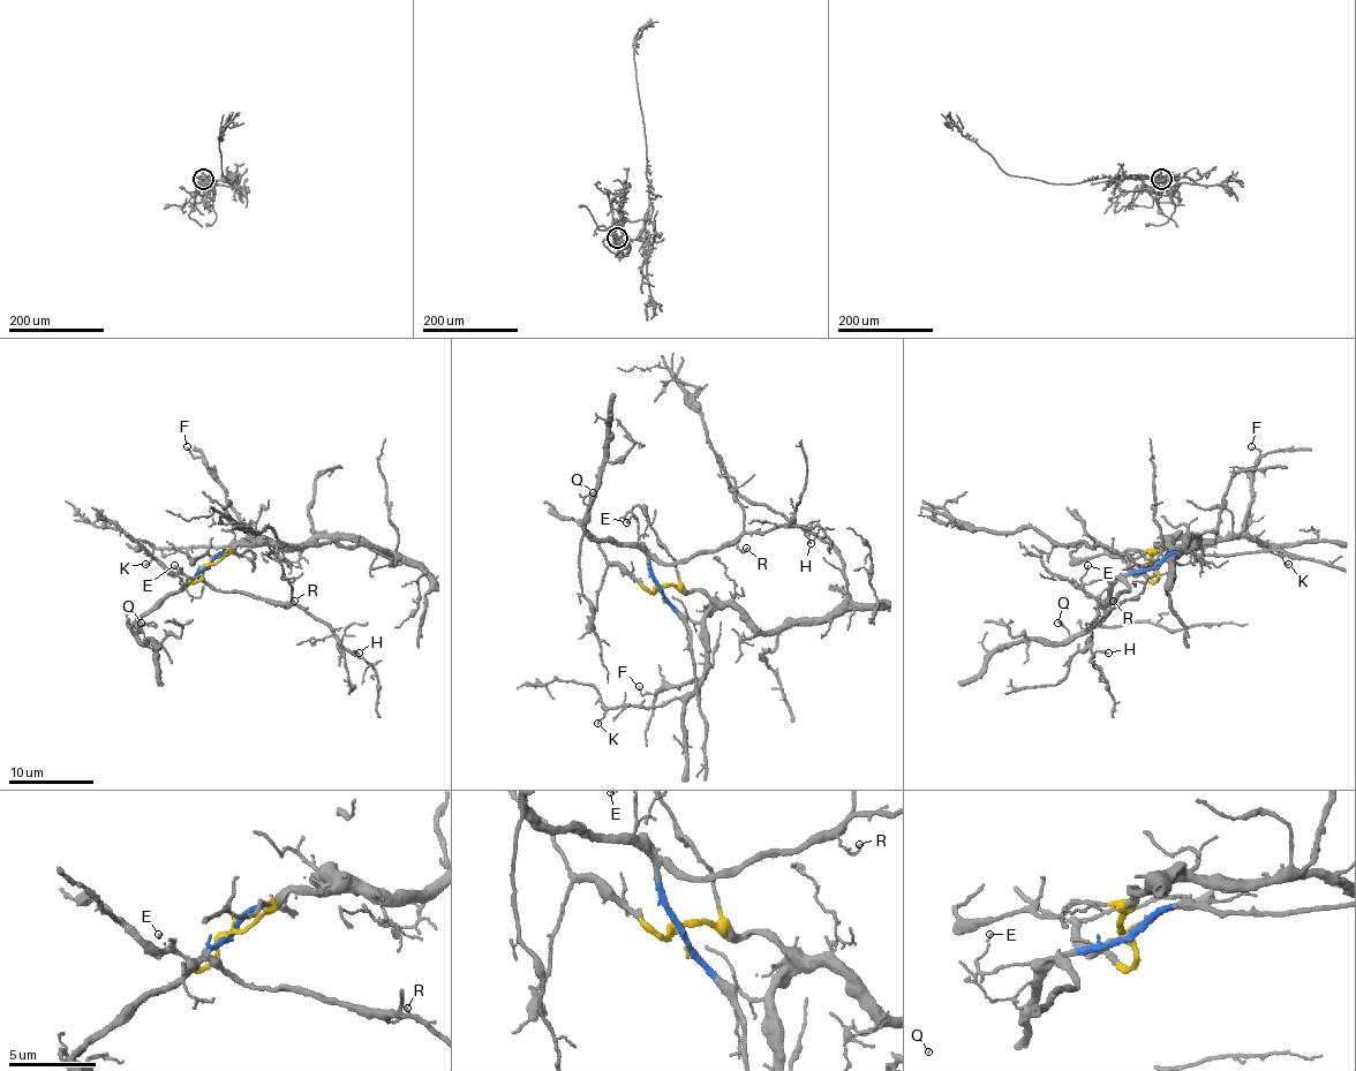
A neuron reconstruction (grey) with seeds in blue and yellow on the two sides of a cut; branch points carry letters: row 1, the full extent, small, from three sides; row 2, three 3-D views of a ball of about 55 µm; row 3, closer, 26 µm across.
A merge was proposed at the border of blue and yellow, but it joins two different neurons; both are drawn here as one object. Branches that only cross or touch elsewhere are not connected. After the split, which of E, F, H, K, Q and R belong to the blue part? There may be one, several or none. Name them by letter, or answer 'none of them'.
E, H, Q, R

